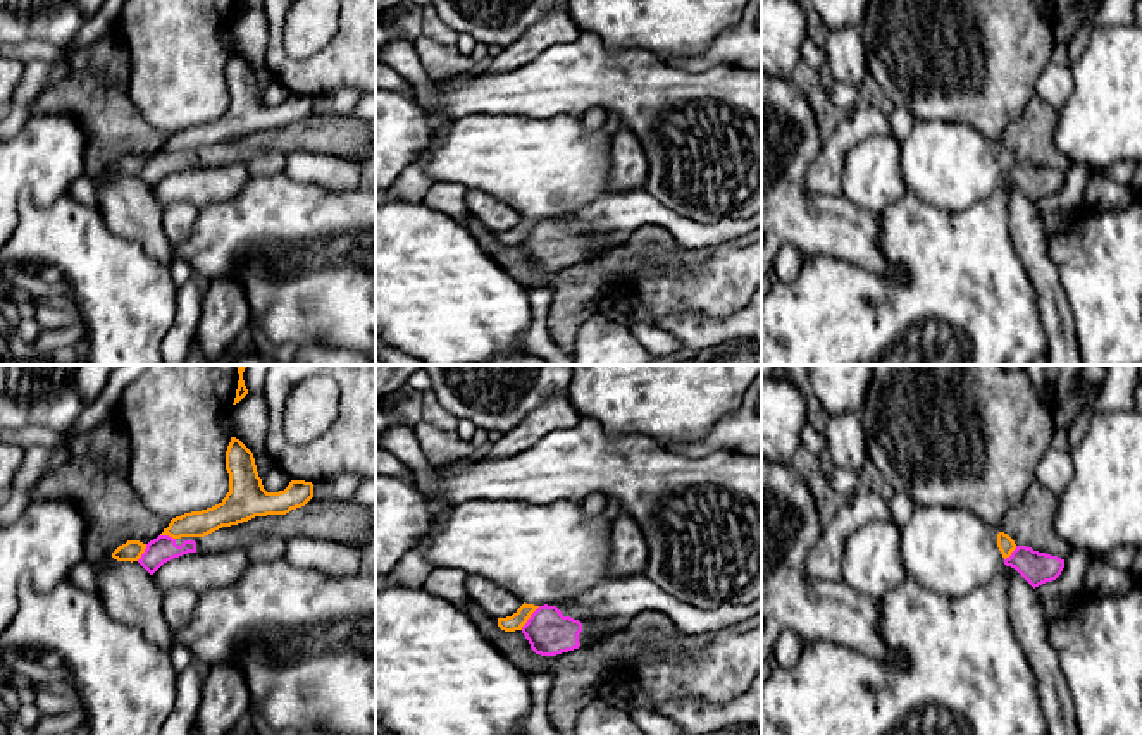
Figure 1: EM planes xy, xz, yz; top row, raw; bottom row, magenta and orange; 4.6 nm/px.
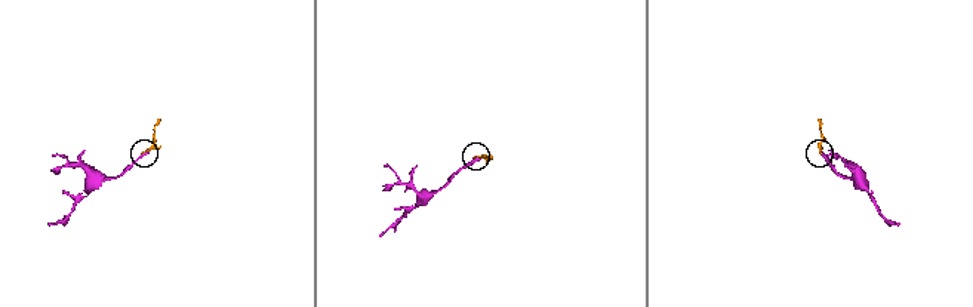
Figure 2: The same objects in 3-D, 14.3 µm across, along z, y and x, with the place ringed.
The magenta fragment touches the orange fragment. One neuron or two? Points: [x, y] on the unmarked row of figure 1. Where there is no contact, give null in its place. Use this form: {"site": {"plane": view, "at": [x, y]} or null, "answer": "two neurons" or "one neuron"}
{"site": {"plane": "xz", "at": [529, 233]}, "answer": "two neurons"}

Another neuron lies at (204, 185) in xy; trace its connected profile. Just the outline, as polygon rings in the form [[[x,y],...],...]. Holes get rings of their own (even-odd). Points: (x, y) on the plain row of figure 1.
[[[246,162],[205,164],[164,177],[155,188],[157,203],[189,203],[196,208],[233,198],[253,176]]]

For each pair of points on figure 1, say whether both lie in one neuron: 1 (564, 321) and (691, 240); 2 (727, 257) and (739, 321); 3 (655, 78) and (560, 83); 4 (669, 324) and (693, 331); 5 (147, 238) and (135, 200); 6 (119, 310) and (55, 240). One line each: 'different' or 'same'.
1: different
2: different
3: same
4: same
5: same
6: same

